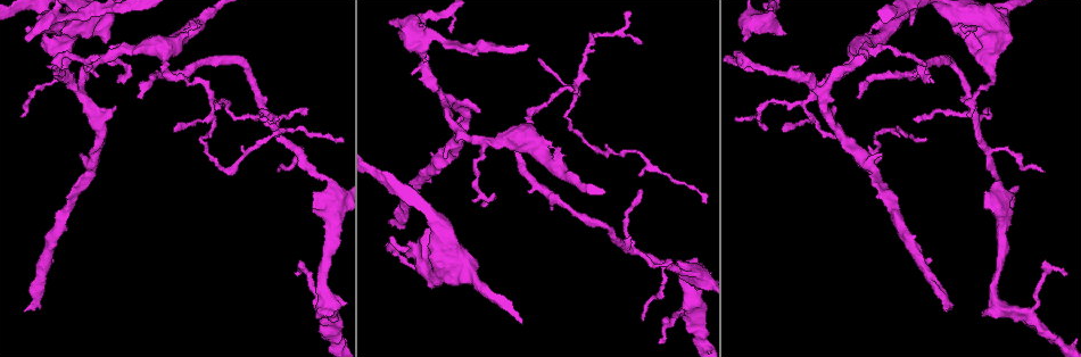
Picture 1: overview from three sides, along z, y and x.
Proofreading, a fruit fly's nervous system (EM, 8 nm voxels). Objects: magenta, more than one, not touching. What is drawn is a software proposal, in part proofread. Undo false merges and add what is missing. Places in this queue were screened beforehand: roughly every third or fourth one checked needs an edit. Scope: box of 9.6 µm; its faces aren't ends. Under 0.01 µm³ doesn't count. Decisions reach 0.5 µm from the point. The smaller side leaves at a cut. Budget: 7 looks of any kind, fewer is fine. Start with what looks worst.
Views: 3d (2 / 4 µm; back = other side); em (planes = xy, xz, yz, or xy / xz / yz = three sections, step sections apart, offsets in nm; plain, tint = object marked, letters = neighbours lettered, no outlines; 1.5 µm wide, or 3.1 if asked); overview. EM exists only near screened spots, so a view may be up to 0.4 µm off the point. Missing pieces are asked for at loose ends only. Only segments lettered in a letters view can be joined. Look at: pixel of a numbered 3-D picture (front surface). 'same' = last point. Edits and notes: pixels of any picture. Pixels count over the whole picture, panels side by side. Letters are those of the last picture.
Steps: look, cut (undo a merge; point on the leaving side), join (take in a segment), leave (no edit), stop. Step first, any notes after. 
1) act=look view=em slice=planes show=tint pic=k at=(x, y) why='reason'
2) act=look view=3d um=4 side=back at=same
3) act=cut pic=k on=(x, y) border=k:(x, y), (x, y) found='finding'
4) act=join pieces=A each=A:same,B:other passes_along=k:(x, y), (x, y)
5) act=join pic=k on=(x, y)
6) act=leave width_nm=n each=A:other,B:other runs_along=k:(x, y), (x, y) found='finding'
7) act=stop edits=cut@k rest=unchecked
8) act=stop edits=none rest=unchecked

act=look view=3d um=4 side=back pic=1 at=(391, 238)

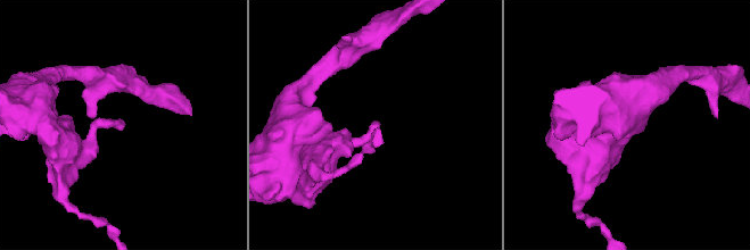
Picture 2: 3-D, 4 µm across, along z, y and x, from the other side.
act=look view=em slice=planes show=letters pic=2 at=(125, 124)

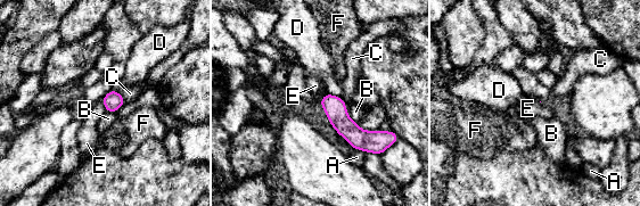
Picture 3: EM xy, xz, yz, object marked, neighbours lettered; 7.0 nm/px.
act=leave each=A:other,B:other,C:other,D:other,E:other,F:other border=3:(101, 101), (107, 110) found='no lettered segment goes on from it'

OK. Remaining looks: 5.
act=look view=em slice=planes show=letters pic=1 at=(967, 113) why='thin end'

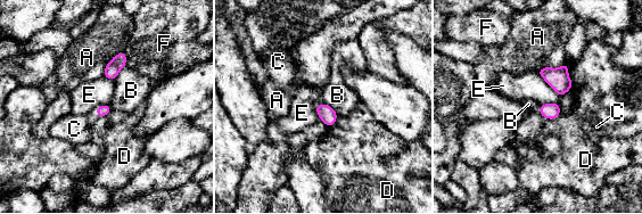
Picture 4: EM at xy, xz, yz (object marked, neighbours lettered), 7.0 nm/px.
act=leave width_nm=80 each=A:other,B:other,C:other,D:other,E:other,F:other border=4:(536, 73), (560, 97) found='none of them fits'

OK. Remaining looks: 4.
act=look view=em slice=xz step=8 show=plain pic=1 at=(114, 105) why='free end'

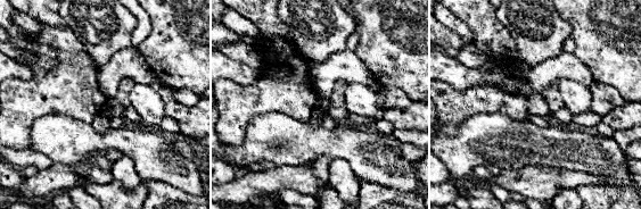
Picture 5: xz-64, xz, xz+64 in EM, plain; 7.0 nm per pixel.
act=look view=em slice=xz step=8 show=letters at=same why='see the neighbours'

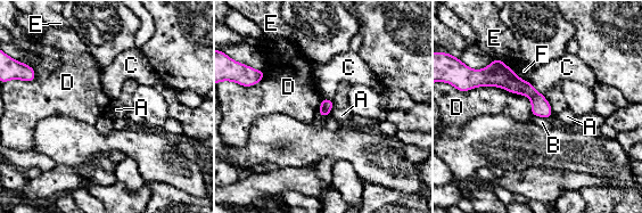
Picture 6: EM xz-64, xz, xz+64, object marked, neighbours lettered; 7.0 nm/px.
act=leave each=A:other,B:other,C:other,D:other,E:other,F:other runs_along=6:(487, 72), (524, 87), (549, 113) found='none of them fits'

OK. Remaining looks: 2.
act=stop edits=none rest=unchecked

